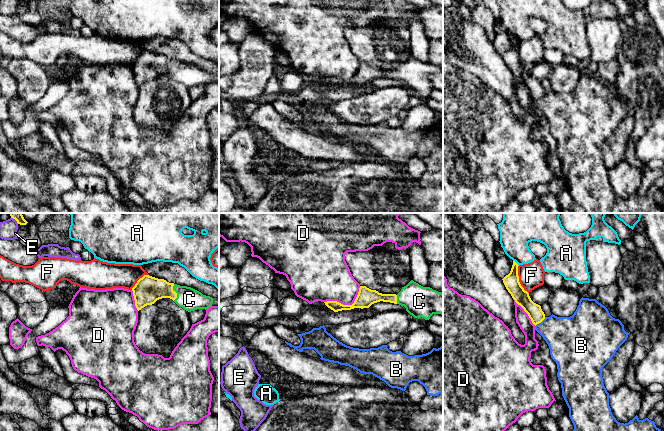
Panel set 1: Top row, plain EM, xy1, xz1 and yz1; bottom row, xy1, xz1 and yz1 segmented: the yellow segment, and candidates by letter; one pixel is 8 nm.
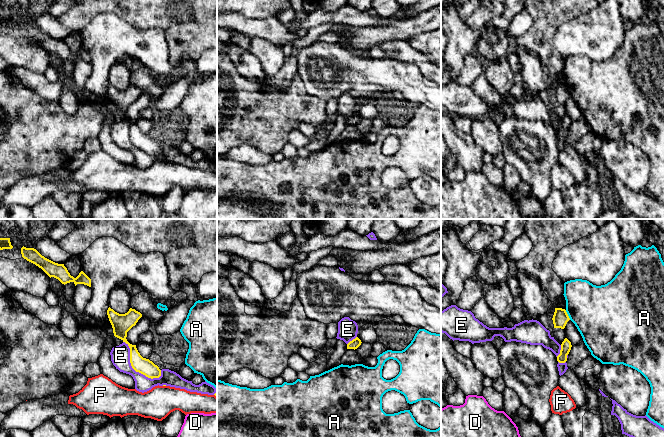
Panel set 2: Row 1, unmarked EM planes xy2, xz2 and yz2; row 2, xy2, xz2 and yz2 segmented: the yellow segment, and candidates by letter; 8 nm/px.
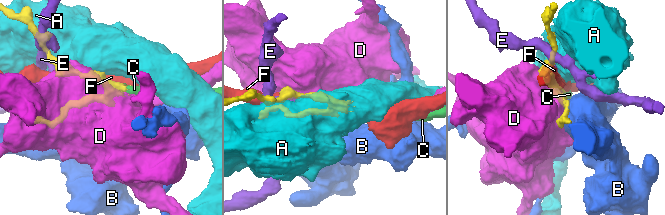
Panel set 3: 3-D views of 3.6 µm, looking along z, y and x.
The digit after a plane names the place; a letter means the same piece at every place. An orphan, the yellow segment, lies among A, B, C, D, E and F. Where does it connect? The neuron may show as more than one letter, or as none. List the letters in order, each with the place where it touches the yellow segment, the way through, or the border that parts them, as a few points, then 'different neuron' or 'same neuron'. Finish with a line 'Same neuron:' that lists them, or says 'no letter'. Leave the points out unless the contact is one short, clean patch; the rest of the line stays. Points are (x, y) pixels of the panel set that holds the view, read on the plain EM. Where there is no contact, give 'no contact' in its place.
A: meets yellow in yz2 at (567, 91); different neuron
B: meets yellow in yz1 at (540, 98); different neuron
C: meets yellow in xy1 at (175, 68); runs through xy1 (148, 65), (165, 65), (175, 68), (189, 75); same neuron
D: meets yellow in xz1 at (346, 81); different neuron
E: meets yellow in xy2 at (134, 145); different neuron
F: meets yellow in yz1 at (518, 55); different neuron
Same neuron: C

